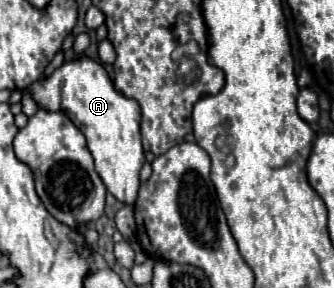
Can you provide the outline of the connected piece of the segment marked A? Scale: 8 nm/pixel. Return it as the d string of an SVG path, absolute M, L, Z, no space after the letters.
M82 56L74 62L66 62L54 70L46 80L36 80L26 88L46 110L62 110L86 136L88 150L94 158L96 172L106 184L108 192L124 204L134 204L140 188L140 170L144 164L144 146L140 132L140 106L136 100L124 98L116 92L108 72L102 64Z

